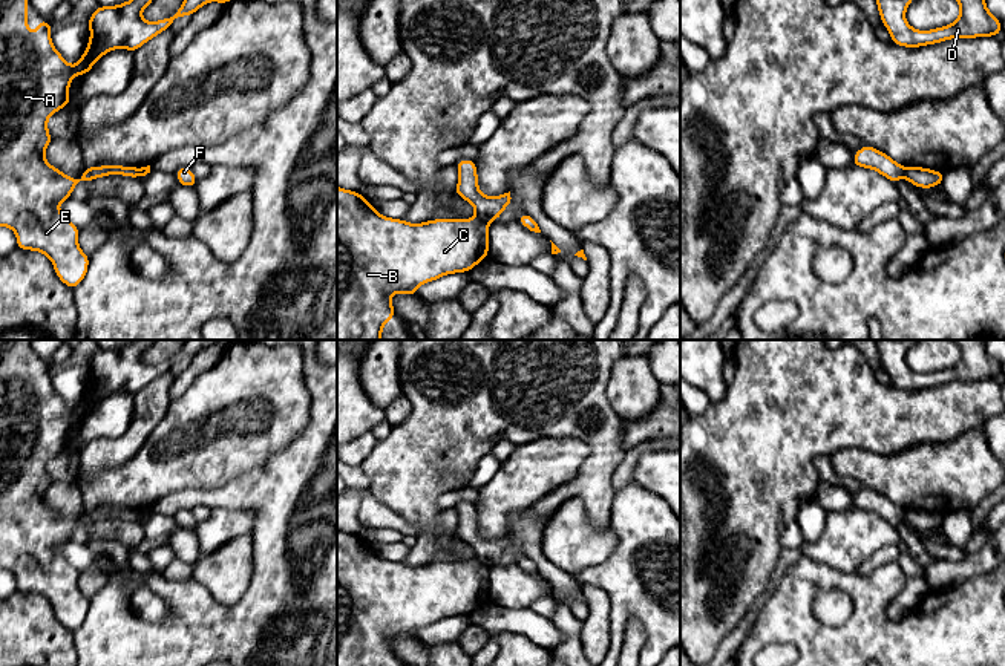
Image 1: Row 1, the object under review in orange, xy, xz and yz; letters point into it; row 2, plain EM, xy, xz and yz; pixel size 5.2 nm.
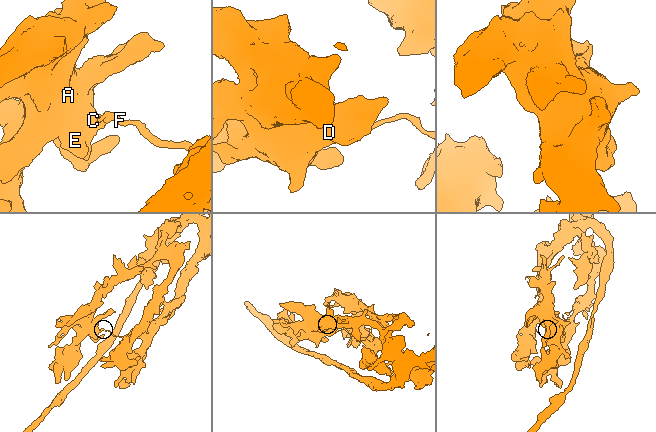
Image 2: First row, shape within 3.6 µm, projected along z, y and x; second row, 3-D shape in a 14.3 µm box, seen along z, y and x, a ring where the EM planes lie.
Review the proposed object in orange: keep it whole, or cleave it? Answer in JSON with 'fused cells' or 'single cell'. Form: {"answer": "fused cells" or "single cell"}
{"answer": "fused cells"}

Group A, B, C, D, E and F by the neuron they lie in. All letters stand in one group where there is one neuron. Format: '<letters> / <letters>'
A B C D E / F

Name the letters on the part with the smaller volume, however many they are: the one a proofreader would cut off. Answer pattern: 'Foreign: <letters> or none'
Foreign: F

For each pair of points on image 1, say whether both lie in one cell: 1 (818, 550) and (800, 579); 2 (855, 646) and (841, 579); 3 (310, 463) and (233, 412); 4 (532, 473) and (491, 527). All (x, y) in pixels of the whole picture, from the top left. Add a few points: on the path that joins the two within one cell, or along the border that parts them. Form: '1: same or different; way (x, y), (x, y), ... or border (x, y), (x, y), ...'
1: different; border (803, 554), (844, 573)
2: same; way (860, 630), (858, 596)
3: different; border (308, 420), (307, 426), (288, 444), (255, 467)
4: same; way (518, 487), (494, 513)

